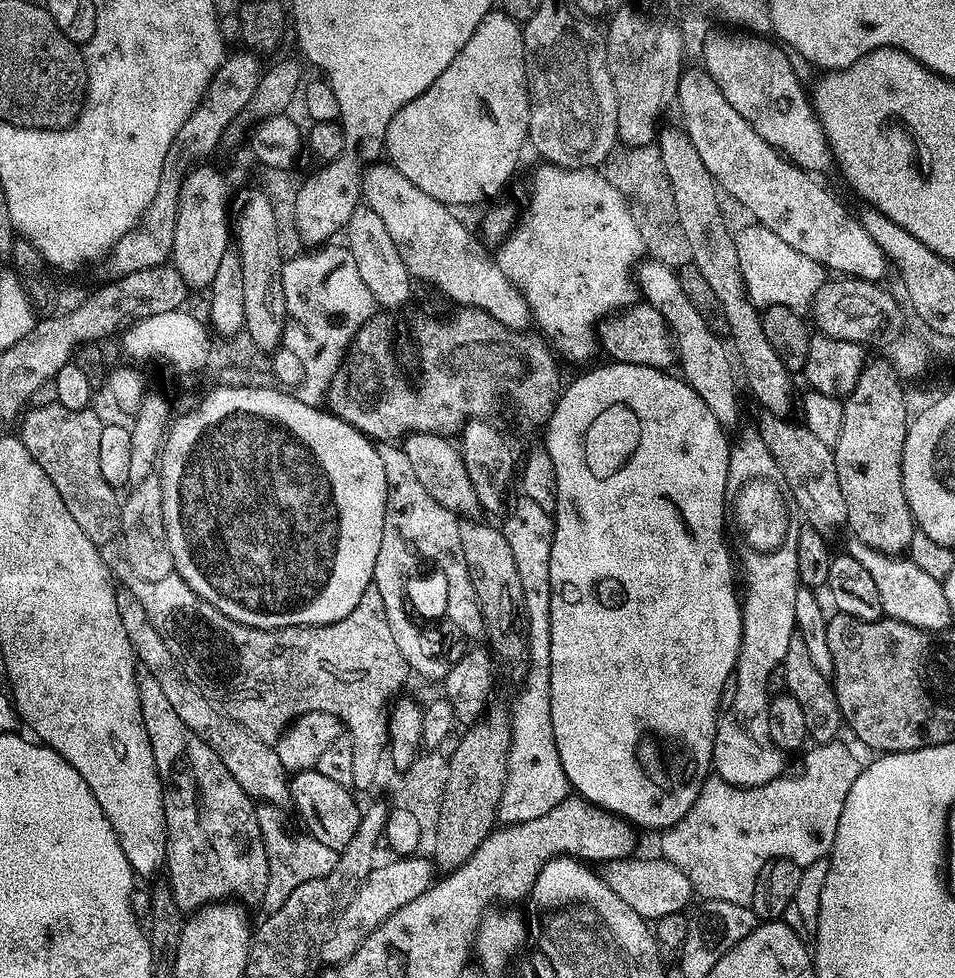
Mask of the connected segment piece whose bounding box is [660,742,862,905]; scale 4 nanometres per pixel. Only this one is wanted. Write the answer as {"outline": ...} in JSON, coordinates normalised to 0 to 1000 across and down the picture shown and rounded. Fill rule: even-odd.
{"outline":[[[880,760],[847,764],[841,770],[842,786],[835,793],[817,791],[803,802],[791,802],[787,806],[773,806],[753,796],[738,797],[719,832],[692,854],[695,855],[691,859],[694,878],[710,885],[710,890],[723,898],[725,911],[730,917],[763,920],[779,925],[786,925],[792,896],[809,877],[830,879],[839,885],[850,883],[853,879],[862,880],[871,869],[871,857],[875,852],[886,812],[903,784],[902,778],[896,778],[895,771]]]}

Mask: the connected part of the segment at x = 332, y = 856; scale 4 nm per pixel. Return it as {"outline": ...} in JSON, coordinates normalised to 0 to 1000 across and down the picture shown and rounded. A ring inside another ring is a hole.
{"outline":[[[272,820],[267,823],[268,839],[274,861],[279,865],[279,877],[281,878],[281,905],[276,910],[274,928],[277,934],[291,930],[295,922],[316,902],[325,902],[329,898],[337,898],[346,894],[352,884],[353,868],[340,865],[333,861],[333,857],[319,853],[317,850],[305,851],[302,843],[297,839],[297,834],[292,830],[290,823],[285,820]]]}

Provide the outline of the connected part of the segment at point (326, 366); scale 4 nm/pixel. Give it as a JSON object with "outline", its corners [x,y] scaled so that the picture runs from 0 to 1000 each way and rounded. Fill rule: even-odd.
{"outline":[[[352,252],[347,254],[347,260],[335,257],[339,256],[323,256],[304,268],[302,319],[305,327],[295,346],[298,355],[308,358],[317,375],[317,387],[310,404],[314,411],[327,416],[334,416],[340,410],[345,393],[370,345],[394,317],[391,302],[375,282],[374,273],[364,258]],[[327,376],[335,376],[335,380],[327,380]]]}

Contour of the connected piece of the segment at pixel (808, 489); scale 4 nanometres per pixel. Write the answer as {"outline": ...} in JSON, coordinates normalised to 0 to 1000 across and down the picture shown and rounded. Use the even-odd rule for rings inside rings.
{"outline":[[[805,419],[799,424],[801,425],[796,429],[794,449],[800,453],[815,476],[818,492],[827,500],[831,515],[834,510],[835,517],[854,532],[883,537],[886,533],[886,513],[882,513],[882,501],[877,497],[877,483],[869,455],[860,452],[853,444],[848,444],[848,440],[841,433],[834,430],[832,434],[829,429],[821,429],[825,427]]]}

